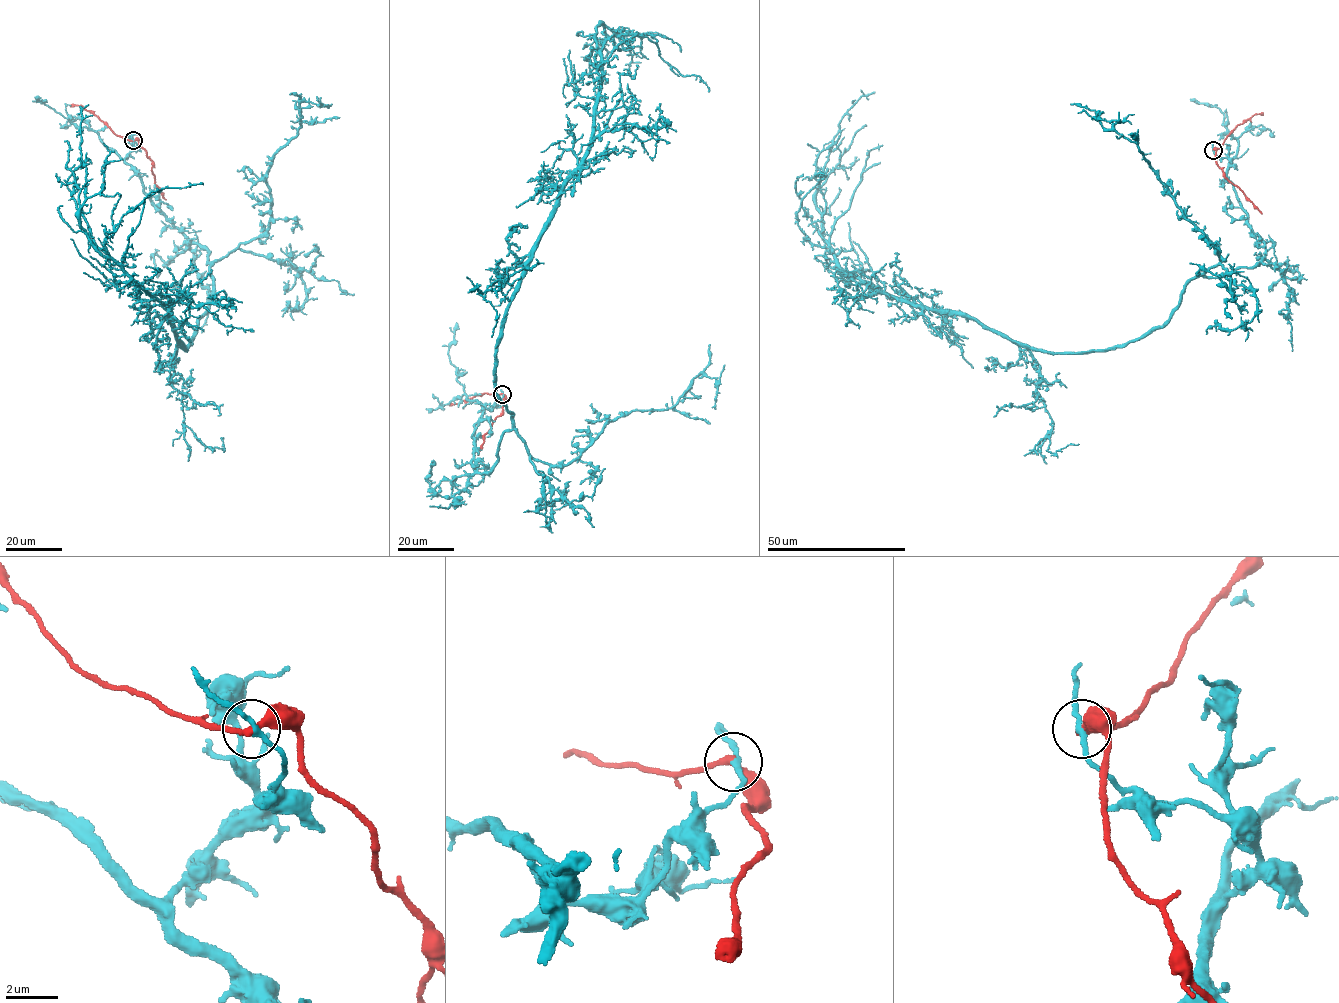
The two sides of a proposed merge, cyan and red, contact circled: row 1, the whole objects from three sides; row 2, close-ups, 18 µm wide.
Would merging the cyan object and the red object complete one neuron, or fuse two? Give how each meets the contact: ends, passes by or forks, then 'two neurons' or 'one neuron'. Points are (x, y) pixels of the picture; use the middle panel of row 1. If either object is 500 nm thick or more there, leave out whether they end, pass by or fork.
cyan passes by; red passes by; two neurons

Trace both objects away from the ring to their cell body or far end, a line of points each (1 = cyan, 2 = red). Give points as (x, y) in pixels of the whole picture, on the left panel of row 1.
1: (133, 141), (124, 159), (144, 193), (213, 263), (211, 301), (183, 350), (167, 307), (80, 225), (80, 106)
2: (133, 140), (138, 141), (152, 162), (154, 182), (166, 199)

